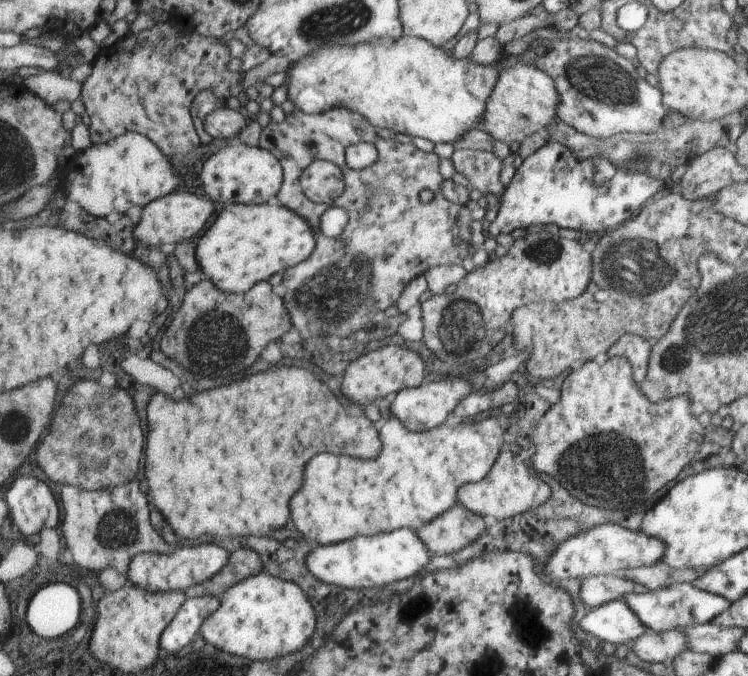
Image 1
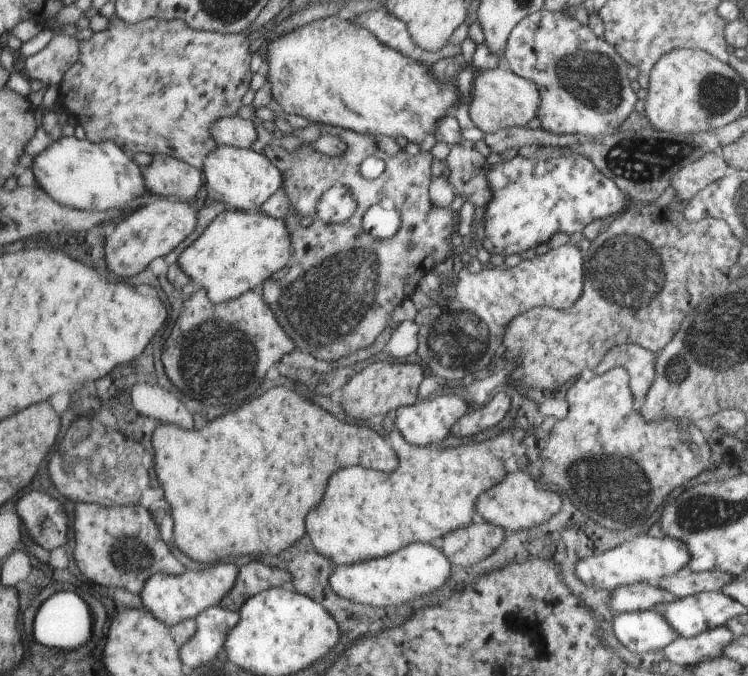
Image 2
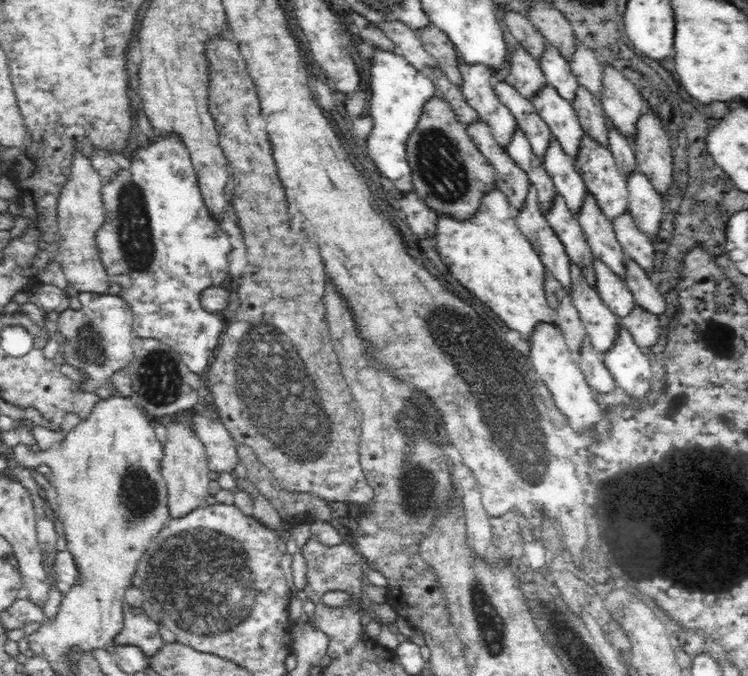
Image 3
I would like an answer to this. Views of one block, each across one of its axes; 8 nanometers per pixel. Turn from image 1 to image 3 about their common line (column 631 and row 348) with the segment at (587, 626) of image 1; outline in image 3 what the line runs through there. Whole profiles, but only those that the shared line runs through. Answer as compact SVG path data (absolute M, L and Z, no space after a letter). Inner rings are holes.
M619 326L615 341L604 353L603 361L616 386L622 388L629 398L645 398L650 392L652 371L648 352L634 342L633 335L625 327Z

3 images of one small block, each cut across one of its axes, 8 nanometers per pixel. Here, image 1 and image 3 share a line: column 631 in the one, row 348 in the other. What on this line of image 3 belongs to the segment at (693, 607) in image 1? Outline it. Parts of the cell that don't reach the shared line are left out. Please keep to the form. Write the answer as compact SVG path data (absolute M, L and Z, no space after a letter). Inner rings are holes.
M576 263L570 264L570 272L573 305L578 309L594 350L604 354L615 341L620 318L610 311Z

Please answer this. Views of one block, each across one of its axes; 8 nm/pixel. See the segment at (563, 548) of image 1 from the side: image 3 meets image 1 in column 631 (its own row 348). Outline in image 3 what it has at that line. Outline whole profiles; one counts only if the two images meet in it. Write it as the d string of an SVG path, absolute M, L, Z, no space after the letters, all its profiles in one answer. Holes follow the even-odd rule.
M540 322L534 327L534 332L528 341L531 365L540 375L541 380L546 381L546 386L550 389L551 396L554 397L554 404L566 415L569 425L578 430L578 428L596 424L602 416L602 407L598 406L595 399L596 392L586 382L585 374L578 365L577 355L569 349L563 332L555 323Z

